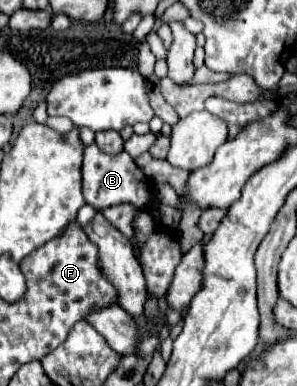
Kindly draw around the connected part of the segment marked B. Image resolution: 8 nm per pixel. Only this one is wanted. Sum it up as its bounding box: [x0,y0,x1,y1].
[82,143,150,211]

